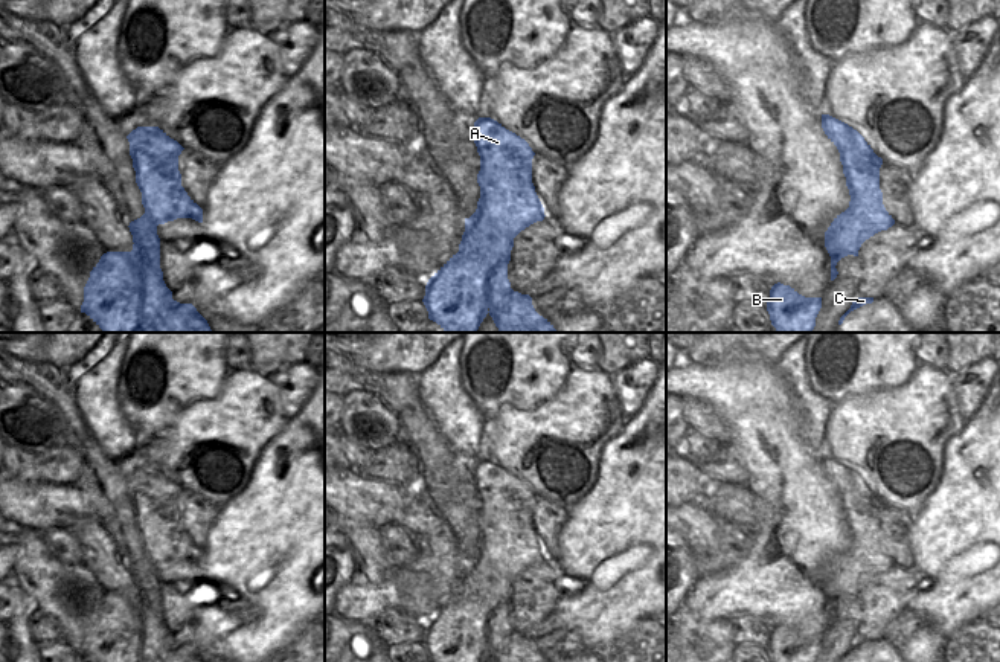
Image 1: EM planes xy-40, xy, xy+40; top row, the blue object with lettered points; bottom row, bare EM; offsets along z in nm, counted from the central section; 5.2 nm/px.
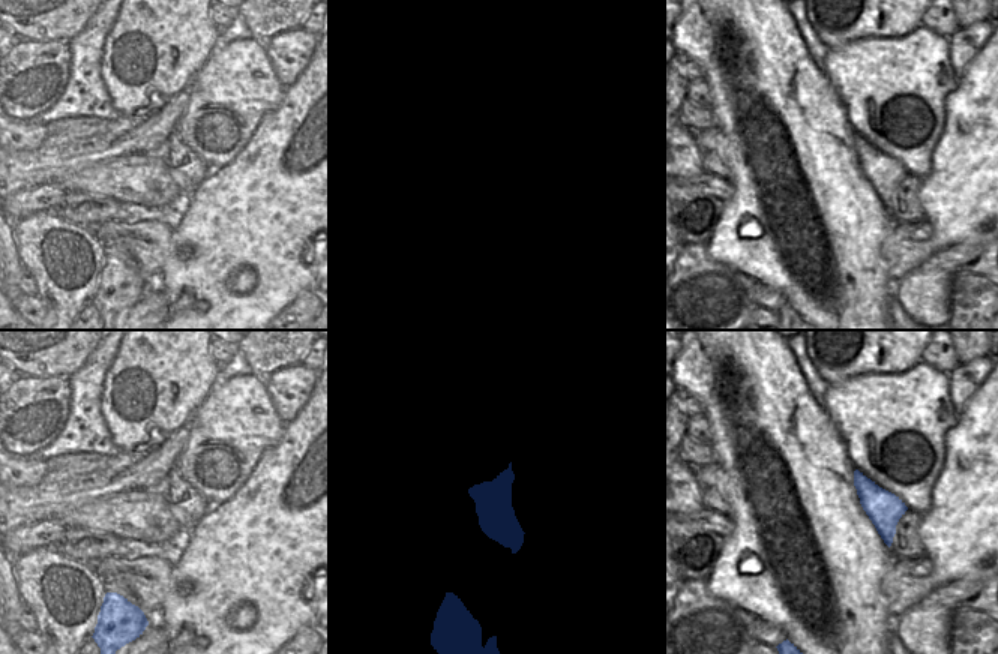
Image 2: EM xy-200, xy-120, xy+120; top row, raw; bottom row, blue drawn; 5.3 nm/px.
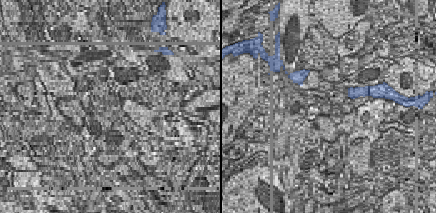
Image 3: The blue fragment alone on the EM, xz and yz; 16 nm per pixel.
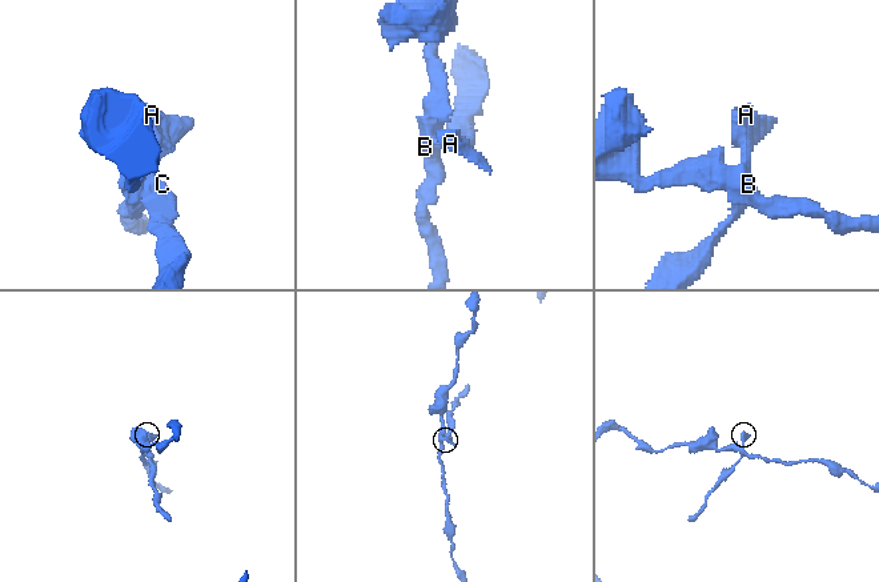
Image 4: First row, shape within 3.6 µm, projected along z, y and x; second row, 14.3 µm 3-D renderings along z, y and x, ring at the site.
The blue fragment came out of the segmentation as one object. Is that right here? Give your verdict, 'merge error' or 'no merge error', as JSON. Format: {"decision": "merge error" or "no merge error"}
{"decision": "merge error"}

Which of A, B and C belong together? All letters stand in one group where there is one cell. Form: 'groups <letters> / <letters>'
groups A C / B

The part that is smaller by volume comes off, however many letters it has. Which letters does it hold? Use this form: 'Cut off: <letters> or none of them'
Cut off: A, C

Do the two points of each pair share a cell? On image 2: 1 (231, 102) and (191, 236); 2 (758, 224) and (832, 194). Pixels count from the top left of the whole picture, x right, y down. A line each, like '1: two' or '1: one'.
1: two
2: one

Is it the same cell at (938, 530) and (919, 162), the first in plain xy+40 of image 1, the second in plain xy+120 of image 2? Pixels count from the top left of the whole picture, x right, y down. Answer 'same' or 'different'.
different

